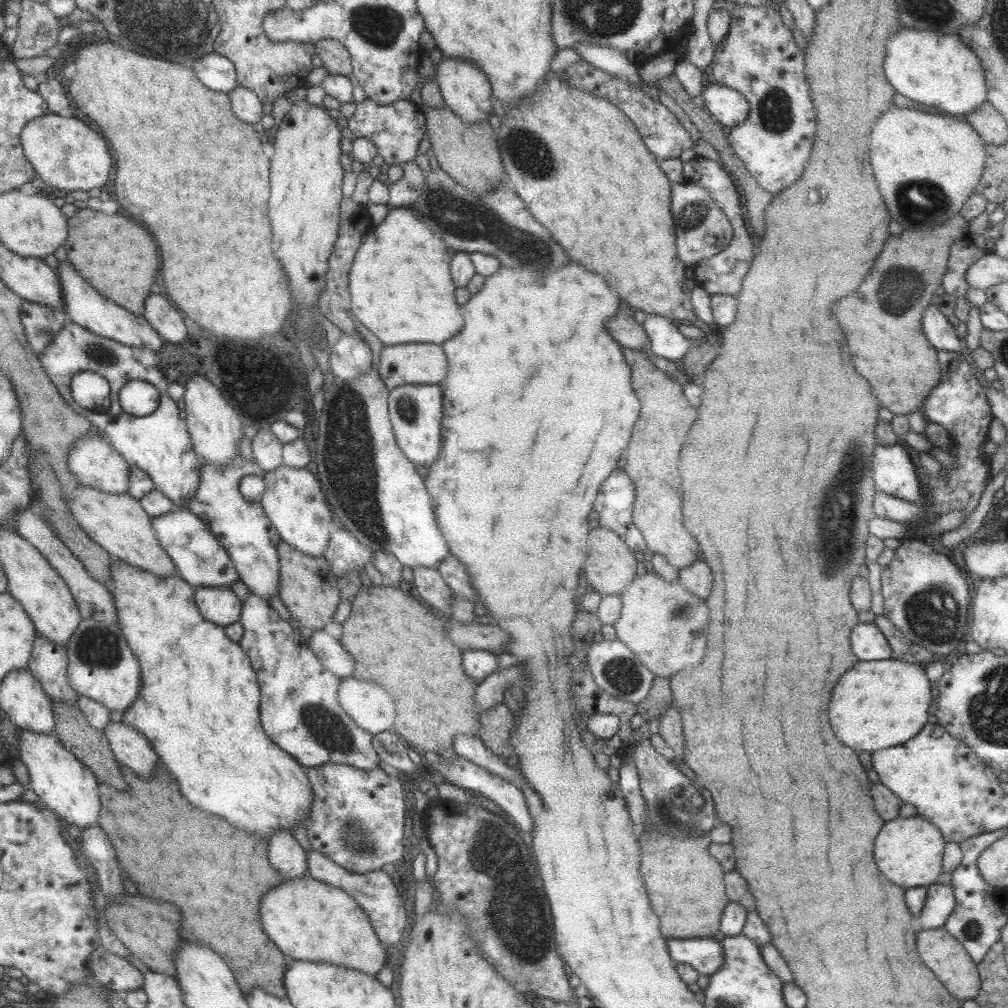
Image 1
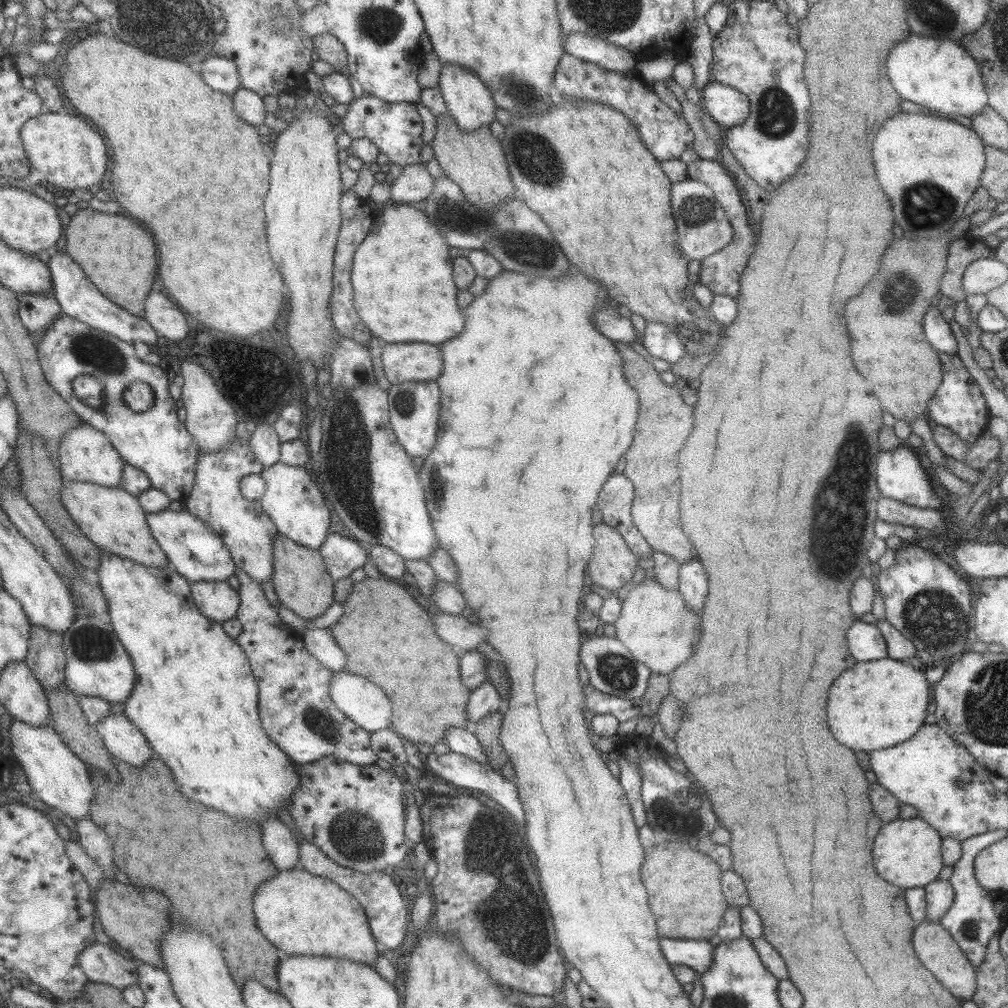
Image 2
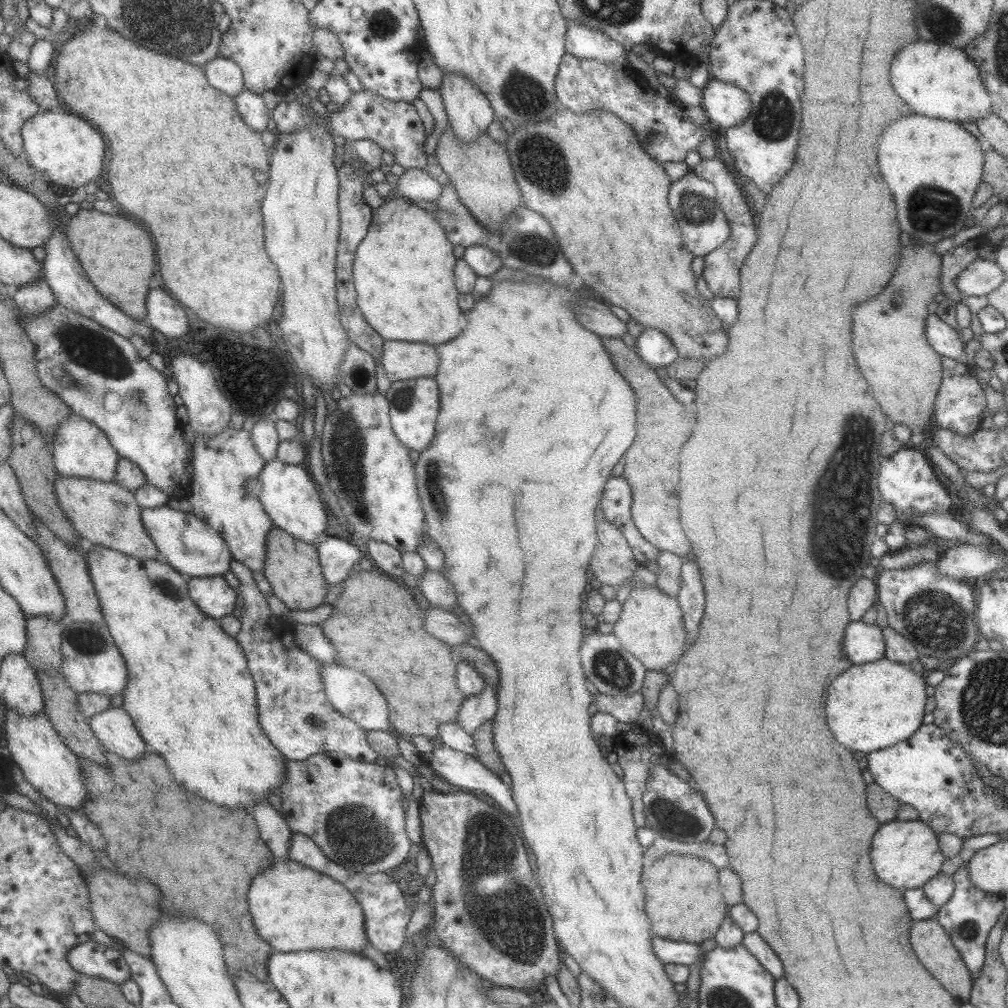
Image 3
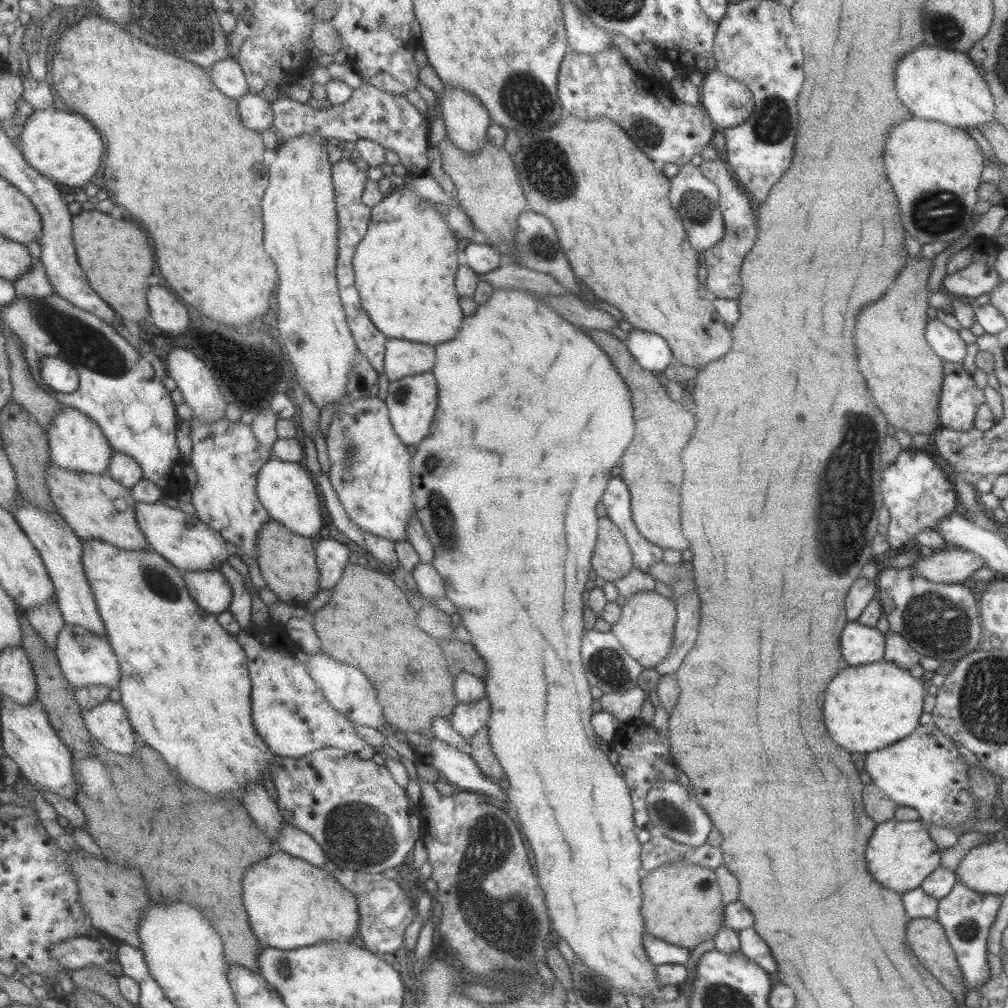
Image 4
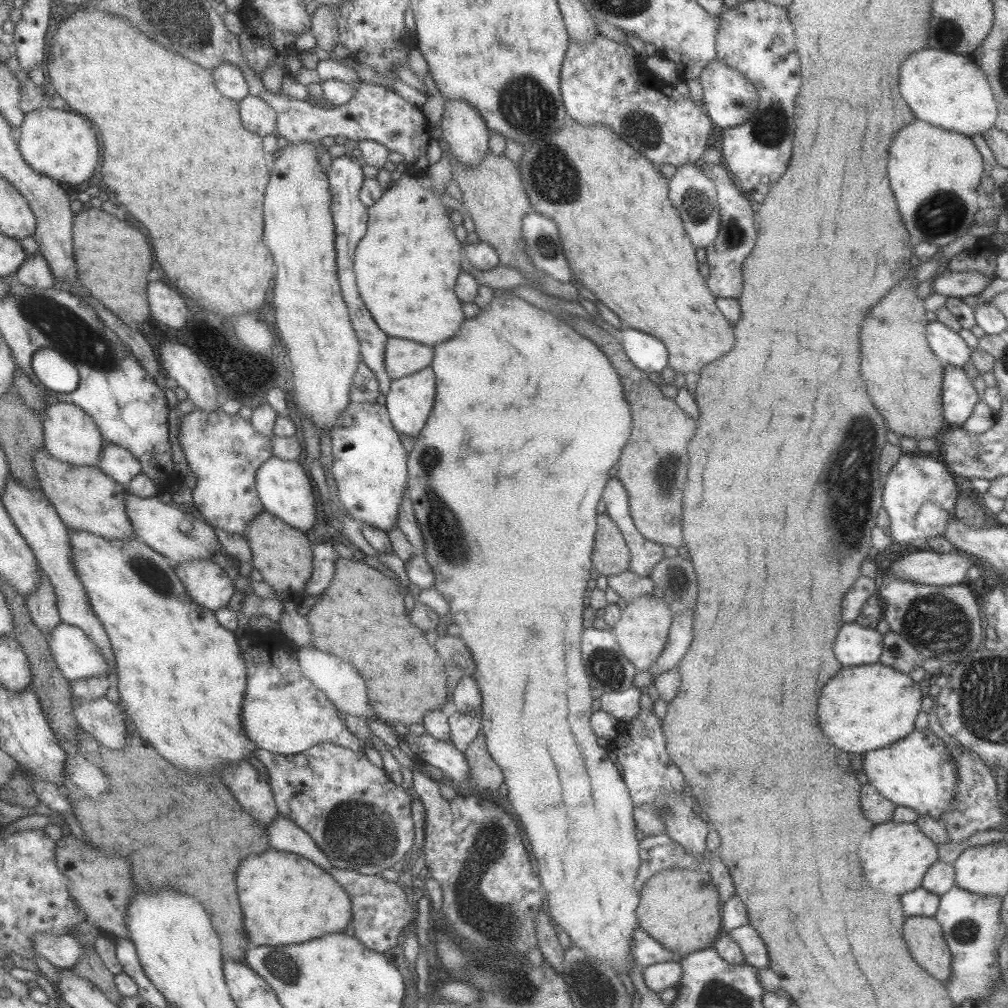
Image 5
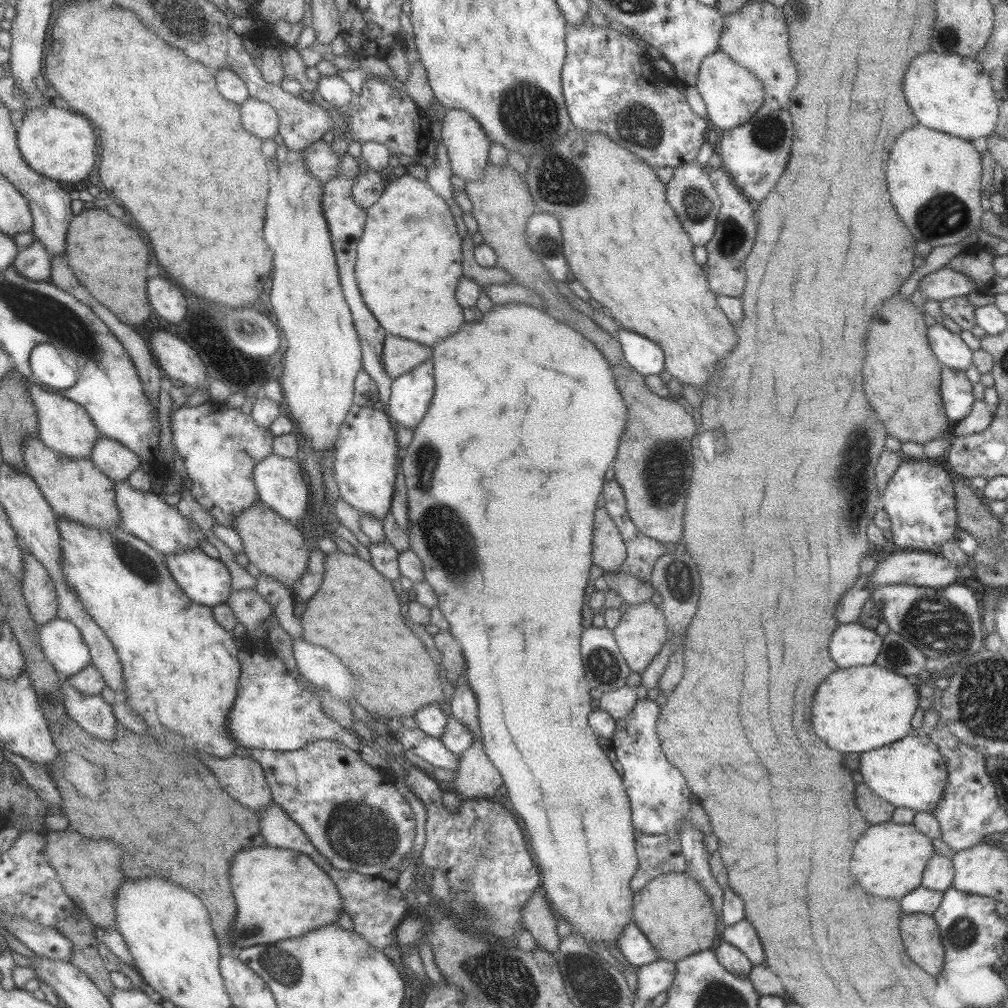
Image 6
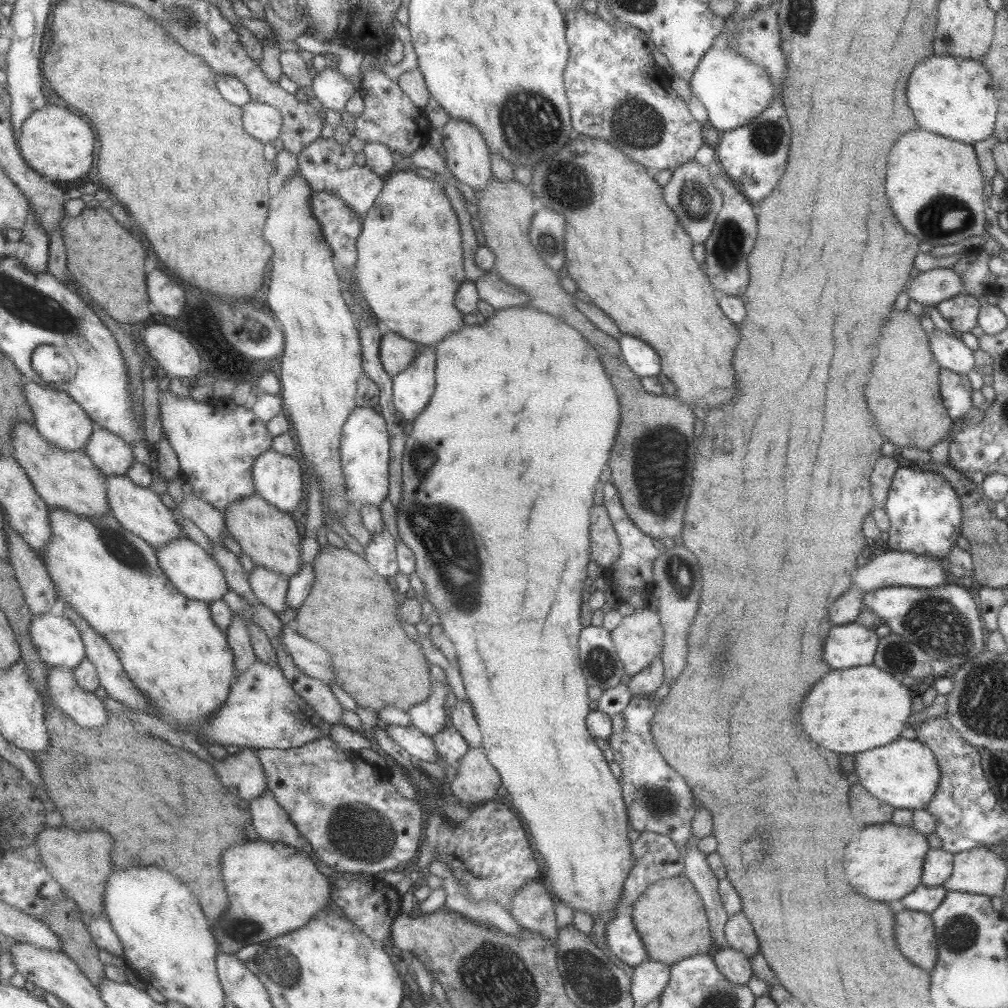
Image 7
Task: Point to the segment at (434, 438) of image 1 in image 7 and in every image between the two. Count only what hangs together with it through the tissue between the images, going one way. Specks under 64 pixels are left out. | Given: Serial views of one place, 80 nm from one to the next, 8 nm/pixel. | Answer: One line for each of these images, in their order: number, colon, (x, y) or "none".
2: (413, 407)
3: (413, 404)
4: (411, 401)
5: (409, 399)
6: (410, 394)
7: (412, 388)

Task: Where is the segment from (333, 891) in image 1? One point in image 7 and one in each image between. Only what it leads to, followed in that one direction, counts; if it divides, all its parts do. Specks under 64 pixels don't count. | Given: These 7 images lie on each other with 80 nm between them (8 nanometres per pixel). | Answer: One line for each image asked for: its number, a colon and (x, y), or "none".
2: (301, 914)
3: (293, 908)
4: (291, 904)
5: (285, 899)
6: (279, 894)
7: (272, 888)

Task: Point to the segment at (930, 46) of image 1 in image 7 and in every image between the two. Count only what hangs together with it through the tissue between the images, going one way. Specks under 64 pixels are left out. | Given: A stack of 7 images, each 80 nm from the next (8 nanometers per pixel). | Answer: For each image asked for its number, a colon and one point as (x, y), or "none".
2: (938, 74)
3: (939, 81)
4: (936, 84)
5: (945, 89)
6: (949, 93)
7: (953, 97)

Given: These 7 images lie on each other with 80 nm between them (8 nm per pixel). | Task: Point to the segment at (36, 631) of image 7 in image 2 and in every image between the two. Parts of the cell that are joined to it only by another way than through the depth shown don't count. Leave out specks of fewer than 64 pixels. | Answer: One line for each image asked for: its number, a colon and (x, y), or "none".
2: (96, 664)
3: (90, 662)
4: (85, 658)
5: (76, 657)
6: (61, 642)

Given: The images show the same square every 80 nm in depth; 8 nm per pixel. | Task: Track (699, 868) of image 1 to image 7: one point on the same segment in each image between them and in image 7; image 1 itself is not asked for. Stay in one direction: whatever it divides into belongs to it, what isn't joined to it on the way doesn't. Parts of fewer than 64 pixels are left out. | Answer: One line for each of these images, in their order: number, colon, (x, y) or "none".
2: (688, 904)
3: (681, 896)
4: (681, 904)
5: (680, 908)
6: (673, 912)
7: (669, 917)

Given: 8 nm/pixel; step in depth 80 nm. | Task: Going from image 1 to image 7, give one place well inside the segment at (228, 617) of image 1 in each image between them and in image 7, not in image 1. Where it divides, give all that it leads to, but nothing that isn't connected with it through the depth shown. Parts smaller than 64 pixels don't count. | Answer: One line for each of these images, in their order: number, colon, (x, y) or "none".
2: (217, 600)
3: (212, 594)
4: (208, 588)
5: (207, 583)
6: (205, 580)
7: (191, 570)

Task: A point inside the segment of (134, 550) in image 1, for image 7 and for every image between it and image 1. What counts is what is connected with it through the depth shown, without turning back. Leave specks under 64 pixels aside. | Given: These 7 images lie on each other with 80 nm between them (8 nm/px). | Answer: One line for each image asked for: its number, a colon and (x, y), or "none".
2: (111, 518)
3: (102, 512)
4: (95, 506)
5: (86, 499)
6: (76, 489)
7: (65, 479)

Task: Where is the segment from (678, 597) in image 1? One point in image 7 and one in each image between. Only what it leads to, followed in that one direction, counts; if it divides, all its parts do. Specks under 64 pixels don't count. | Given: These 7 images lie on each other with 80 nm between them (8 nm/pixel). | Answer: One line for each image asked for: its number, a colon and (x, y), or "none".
2: (656, 627)
3: (650, 627)
4: (645, 627)
5: (641, 631)
6: (641, 632)
7: (637, 639)

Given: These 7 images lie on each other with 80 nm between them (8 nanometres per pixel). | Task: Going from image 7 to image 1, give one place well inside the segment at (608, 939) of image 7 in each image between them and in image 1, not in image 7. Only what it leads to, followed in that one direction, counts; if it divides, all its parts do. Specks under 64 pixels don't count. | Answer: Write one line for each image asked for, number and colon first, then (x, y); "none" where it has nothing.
1: (704, 954)
2: (697, 954)
3: (667, 951)
4: (658, 951)
5: (644, 950)
6: (631, 942)

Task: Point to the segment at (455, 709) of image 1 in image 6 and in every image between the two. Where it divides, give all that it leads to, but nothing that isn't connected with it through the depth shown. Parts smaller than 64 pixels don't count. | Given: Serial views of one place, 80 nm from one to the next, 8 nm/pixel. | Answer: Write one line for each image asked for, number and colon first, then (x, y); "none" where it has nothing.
2: (387, 637)
3: (373, 625)
4: (367, 622)
5: (360, 617)
6: (392, 676)

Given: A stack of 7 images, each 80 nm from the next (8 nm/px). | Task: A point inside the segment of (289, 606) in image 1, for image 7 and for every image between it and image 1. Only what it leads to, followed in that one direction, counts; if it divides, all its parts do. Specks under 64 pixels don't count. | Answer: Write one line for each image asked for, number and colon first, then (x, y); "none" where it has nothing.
2: (301, 583)
3: (291, 567)
4: (286, 561)
5: (283, 556)
6: (274, 546)
7: (268, 536)

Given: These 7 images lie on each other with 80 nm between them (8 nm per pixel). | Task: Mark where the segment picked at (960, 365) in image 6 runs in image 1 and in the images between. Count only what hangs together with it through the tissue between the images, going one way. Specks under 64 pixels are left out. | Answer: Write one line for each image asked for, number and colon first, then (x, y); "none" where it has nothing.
1: (936, 329)
2: (937, 332)
3: (946, 341)
4: (944, 342)
5: (946, 345)

